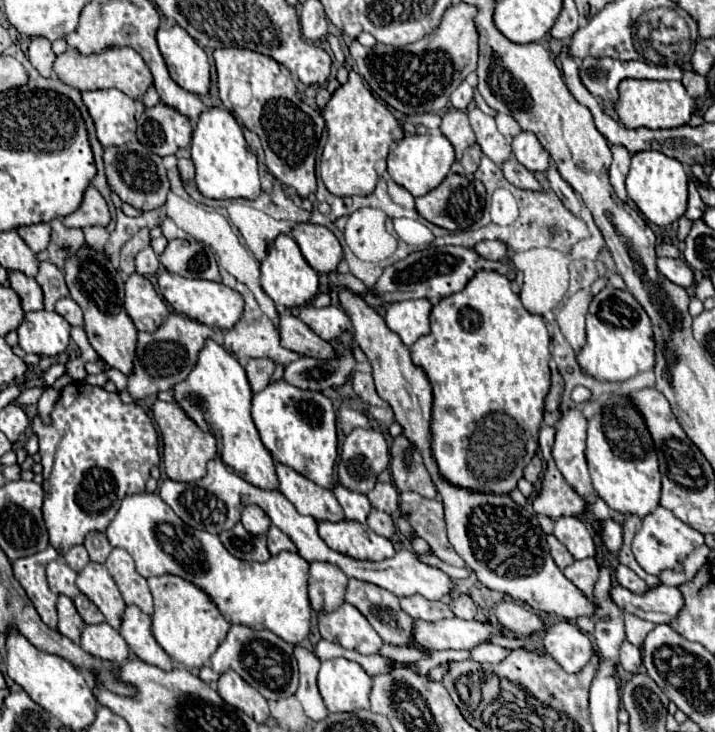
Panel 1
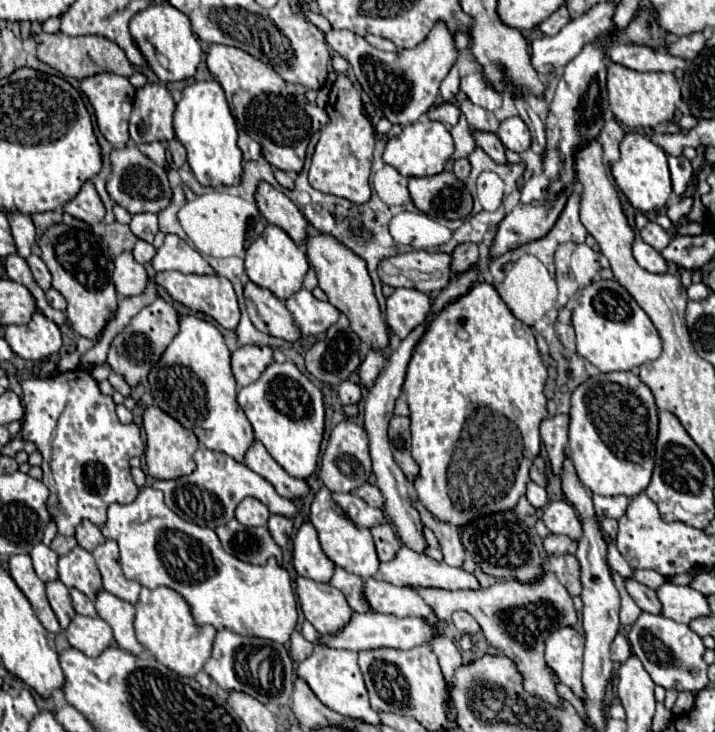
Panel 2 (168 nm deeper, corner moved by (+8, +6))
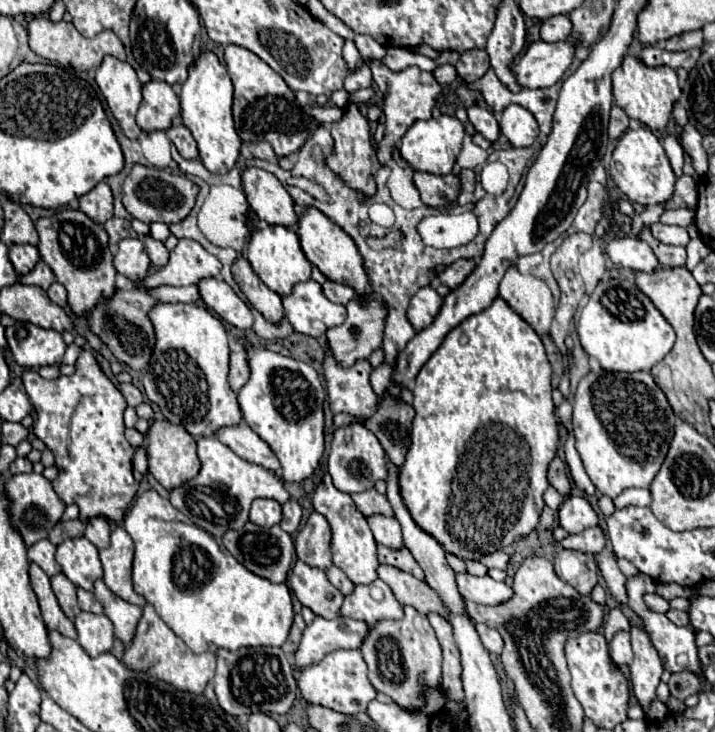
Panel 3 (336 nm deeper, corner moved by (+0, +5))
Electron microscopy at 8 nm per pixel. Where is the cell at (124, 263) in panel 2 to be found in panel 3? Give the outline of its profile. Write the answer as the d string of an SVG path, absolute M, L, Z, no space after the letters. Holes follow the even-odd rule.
M127 238L127 240L119 242L119 252L115 254L115 270L121 276L125 276L133 282L143 280L149 272L149 266L151 266L151 260L149 260L141 240Z

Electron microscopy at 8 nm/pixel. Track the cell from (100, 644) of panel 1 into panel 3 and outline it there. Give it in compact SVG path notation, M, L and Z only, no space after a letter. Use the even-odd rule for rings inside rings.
M81 612L75 618L75 628L77 628L77 642L89 656L99 656L103 652L109 652L113 646L115 638L115 628L113 622L105 614L89 614Z

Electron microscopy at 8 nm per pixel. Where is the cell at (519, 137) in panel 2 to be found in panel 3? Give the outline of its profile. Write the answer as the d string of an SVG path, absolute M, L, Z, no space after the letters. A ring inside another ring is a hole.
M511 104L503 110L503 118L501 118L499 126L501 126L501 132L507 136L507 140L515 148L531 146L539 134L539 126L537 126L533 114L517 104Z

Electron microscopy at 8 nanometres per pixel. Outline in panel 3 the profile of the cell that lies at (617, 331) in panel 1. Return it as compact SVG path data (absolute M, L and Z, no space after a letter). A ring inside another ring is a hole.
M605 280L587 298L577 322L583 350L597 358L605 370L639 372L651 370L675 344L675 332L653 302L631 280Z

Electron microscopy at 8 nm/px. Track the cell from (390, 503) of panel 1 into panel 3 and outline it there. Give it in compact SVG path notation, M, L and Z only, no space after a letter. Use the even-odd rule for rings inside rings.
M375 488L359 492L359 494L351 494L355 506L363 512L363 516L371 516L375 512L385 514L385 516L393 516L391 504L387 502L387 498L383 494L379 494Z

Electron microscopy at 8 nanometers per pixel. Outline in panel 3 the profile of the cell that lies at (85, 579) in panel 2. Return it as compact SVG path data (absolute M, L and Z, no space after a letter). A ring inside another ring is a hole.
M85 536L69 538L63 544L59 544L55 558L63 568L63 574L79 588L91 592L95 580L103 578L97 548Z

